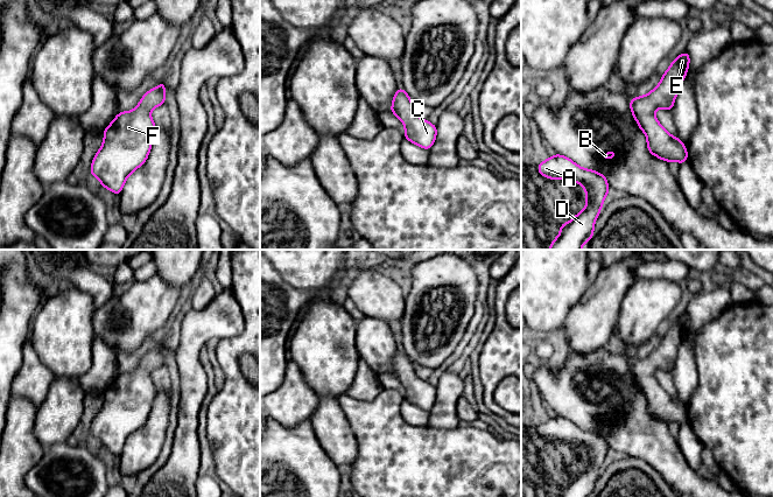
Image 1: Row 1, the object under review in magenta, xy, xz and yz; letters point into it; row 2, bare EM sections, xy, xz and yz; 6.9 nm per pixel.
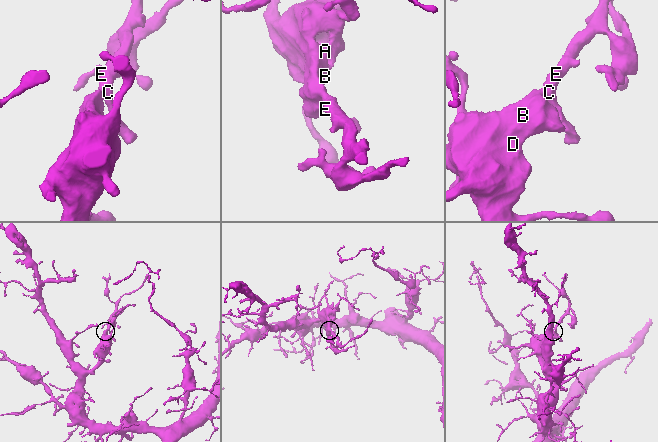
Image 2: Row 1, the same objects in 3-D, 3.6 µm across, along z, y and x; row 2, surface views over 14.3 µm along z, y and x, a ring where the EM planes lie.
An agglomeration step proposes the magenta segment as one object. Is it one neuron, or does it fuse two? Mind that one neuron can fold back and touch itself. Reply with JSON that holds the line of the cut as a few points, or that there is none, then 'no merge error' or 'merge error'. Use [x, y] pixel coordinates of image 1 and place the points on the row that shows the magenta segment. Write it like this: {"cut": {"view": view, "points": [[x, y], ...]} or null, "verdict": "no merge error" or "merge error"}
{"cut": null, "verdict": "no merge error"}

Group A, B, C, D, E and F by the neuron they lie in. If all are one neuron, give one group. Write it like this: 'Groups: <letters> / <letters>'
Groups: A B C D E F

